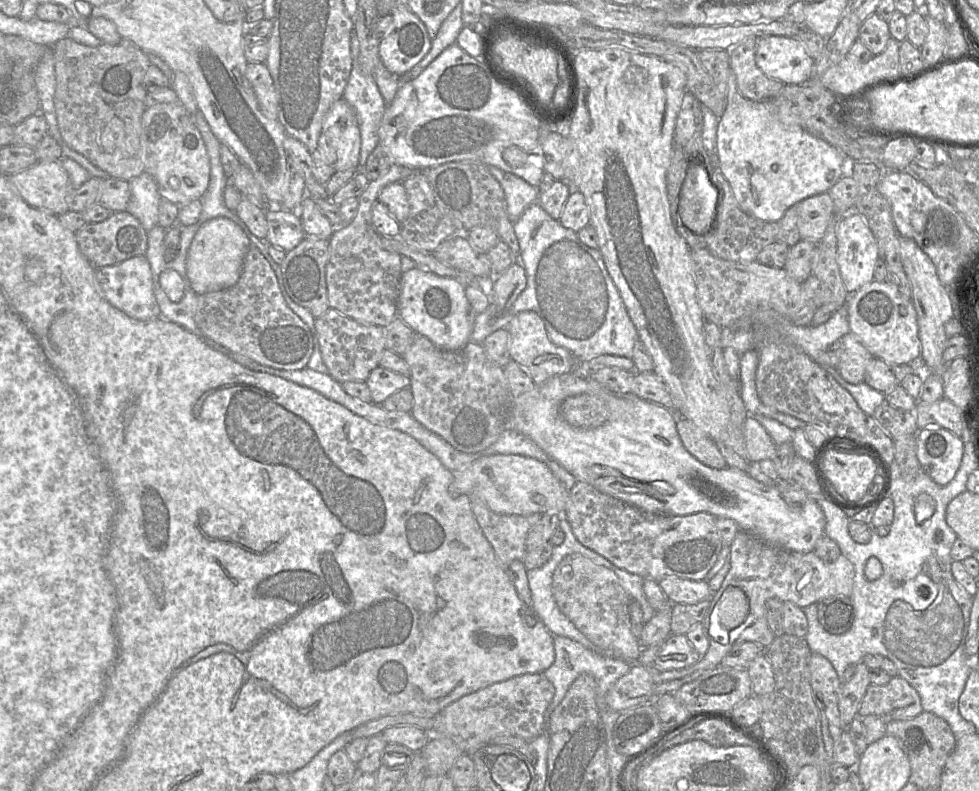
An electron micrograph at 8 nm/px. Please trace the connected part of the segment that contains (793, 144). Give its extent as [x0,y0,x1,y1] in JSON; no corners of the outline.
[716,69,843,222]

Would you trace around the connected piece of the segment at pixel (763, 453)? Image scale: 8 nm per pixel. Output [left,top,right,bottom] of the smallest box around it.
[743,415,776,462]

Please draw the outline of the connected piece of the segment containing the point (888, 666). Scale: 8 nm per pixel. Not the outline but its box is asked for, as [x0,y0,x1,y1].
[858,658,923,723]

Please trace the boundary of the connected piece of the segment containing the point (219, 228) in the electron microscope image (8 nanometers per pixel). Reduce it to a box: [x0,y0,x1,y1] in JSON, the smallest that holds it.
[186,217,250,295]

